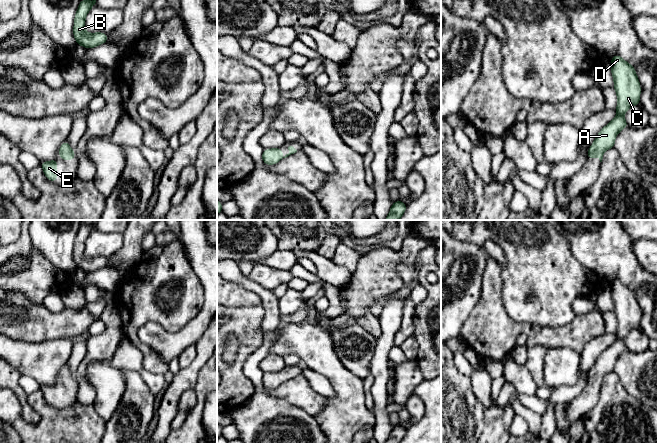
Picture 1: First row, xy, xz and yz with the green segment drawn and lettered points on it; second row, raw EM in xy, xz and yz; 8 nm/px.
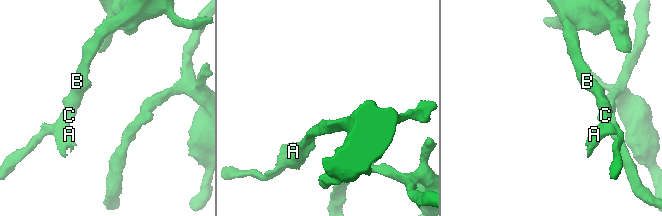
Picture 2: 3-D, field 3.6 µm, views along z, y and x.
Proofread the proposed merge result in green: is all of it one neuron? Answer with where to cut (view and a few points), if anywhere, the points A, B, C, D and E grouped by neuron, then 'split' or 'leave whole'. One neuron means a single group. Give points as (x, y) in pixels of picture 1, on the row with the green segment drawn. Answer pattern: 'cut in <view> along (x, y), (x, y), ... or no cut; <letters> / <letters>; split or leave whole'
no cut; A B C D E; leave whole

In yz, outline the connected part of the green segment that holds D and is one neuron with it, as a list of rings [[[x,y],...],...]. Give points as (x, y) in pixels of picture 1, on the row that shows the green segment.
[[[614,55],[611,57],[611,72],[614,80],[614,89],[617,93],[617,114],[616,117],[598,133],[595,141],[587,153],[587,159],[593,159],[595,156],[599,157],[600,162],[603,159],[603,153],[607,149],[614,148],[616,135],[622,130],[628,127],[624,114],[633,105],[640,104],[640,83],[636,75],[634,66],[628,64],[620,55]]]

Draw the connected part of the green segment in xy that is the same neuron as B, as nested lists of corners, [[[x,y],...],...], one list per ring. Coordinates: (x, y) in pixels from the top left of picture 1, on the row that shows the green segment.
[[[81,0],[74,19],[73,34],[77,45],[88,49],[108,41],[108,35],[105,33],[97,32],[90,34],[85,31],[85,17],[95,3],[96,0]]]

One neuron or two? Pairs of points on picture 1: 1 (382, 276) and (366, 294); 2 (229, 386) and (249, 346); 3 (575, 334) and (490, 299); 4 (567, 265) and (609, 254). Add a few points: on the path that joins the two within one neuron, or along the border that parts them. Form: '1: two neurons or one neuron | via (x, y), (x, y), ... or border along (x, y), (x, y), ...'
1: one neuron | via (378, 280), (368, 290)
2: one neuron | via (233, 376), (242, 356)
3: one neuron | via (552, 335), (512, 328), (506, 322)
4: two neurons | border along (568, 241), (571, 253), (588, 268)

